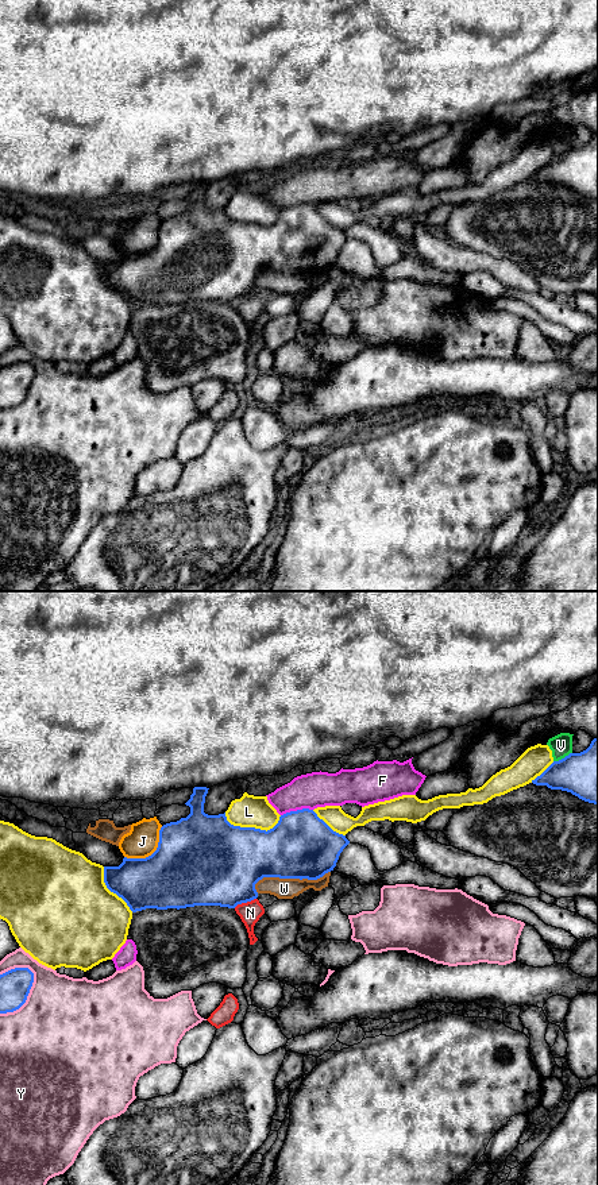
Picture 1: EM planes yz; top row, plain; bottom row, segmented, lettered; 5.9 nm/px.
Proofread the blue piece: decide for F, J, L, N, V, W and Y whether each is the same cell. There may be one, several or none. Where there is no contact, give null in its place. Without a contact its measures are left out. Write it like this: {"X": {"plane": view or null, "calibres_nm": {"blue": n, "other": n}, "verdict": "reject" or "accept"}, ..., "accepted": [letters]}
{"F": {"plane": "yz", "calibres_nm": {"blue": 400, "other": 220}, "verdict": "reject"}, "J": {"plane": "yz", "calibres_nm": {"blue": 480, "other": 190}, "verdict": "reject"}, "L": {"plane": "yz", "calibres_nm": {"blue": 420, "other": 190}, "verdict": "reject"}, "N": {"plane": "yz", "calibres_nm": {"blue": 460, "other": 130}, "verdict": "reject"}, "V": {"plane": "yz", "calibres_nm": {"blue": 340, "other": 130}, "verdict": "reject"}, "W": {"plane": "yz", "calibres_nm": {"blue": 400, "other": 130}, "verdict": "reject"}, "Y": {"plane": "yz", "calibres_nm": {"blue": 190, "other": 480}, "verdict": "reject"}, "accepted": []}

